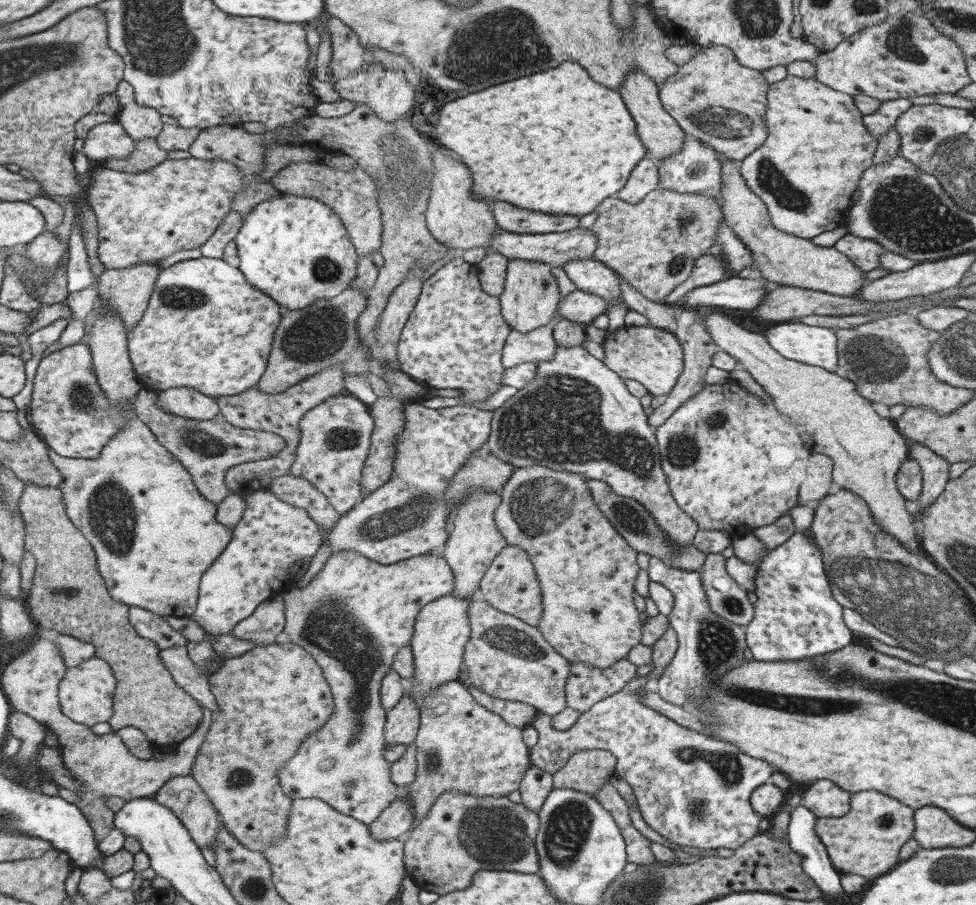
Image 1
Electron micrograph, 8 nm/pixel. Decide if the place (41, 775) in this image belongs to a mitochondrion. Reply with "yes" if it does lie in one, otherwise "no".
no

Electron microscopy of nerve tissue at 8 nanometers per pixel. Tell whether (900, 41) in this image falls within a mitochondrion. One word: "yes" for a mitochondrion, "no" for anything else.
yes

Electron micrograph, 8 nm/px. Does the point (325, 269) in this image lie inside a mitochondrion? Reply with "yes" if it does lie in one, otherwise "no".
yes

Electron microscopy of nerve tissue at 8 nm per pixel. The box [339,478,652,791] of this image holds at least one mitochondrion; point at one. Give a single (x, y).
(511, 640)

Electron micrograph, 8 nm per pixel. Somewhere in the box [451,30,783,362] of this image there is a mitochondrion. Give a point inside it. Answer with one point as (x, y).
(721, 125)

